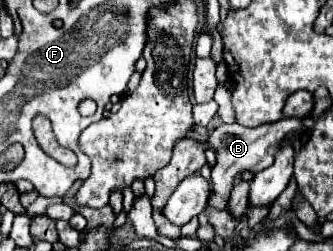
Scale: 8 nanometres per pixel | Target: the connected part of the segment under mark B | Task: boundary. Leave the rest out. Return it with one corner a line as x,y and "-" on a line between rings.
283,118
279,122
263,124
257,128
245,128
241,124
221,124
213,132
209,132
209,144
217,148
217,164
211,172
215,192
211,194
209,202
211,204
227,204
235,176
241,174
243,170
251,170
255,174
255,172
261,172
263,168
271,166
273,156
277,154
281,144
285,140
295,142
299,138
301,130
303,130
303,122
299,118

